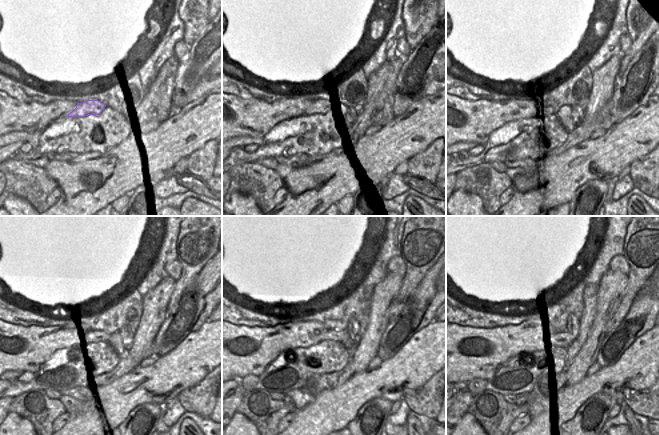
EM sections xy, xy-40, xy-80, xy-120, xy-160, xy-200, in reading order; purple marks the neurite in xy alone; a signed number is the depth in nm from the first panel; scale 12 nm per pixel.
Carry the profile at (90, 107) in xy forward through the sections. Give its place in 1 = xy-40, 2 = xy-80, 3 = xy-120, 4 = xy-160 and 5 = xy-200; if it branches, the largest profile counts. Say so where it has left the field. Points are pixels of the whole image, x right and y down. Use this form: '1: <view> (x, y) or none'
1: xy-40 (317, 107)
2: xy-80 (544, 110)
3: xy-120 (97, 336)
4: xy-160 (342, 337)
5: xy-200 (564, 339)

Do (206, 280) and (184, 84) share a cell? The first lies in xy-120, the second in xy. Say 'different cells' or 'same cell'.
same cell

